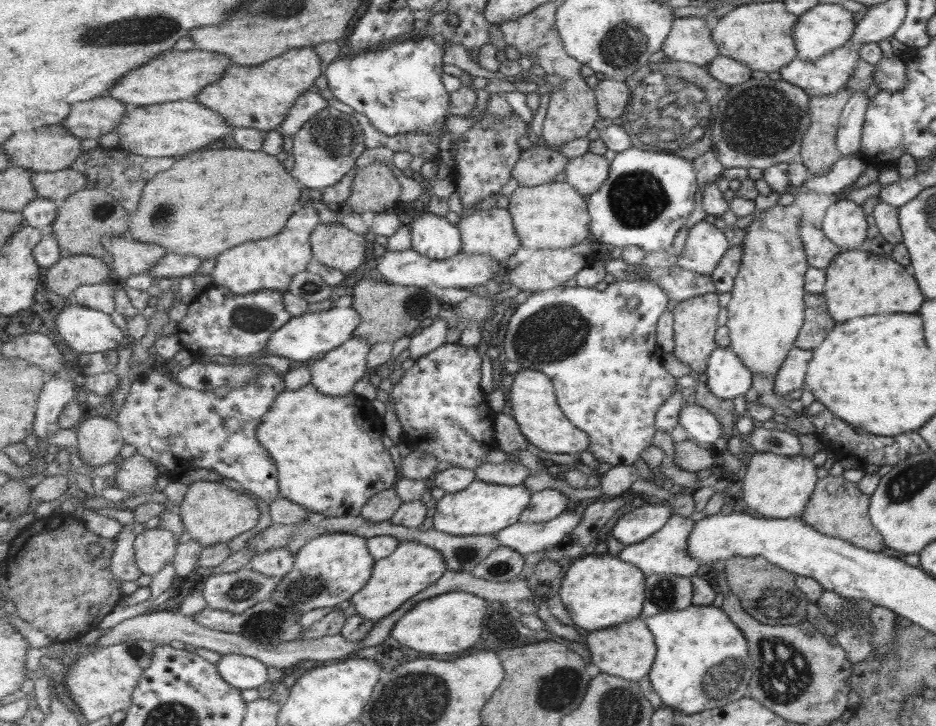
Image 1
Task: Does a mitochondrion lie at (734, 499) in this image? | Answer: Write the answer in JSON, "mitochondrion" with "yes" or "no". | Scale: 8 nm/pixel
{"mitochondrion":"no"}

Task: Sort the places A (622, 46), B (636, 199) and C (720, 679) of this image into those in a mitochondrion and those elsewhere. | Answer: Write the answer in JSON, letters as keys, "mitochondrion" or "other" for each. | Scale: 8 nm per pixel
{"A":"mitochondrion","B":"mitochondrion","C":"mitochondrion"}

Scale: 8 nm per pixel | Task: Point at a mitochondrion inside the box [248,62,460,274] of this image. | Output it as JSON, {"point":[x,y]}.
{"point":[335,136]}

